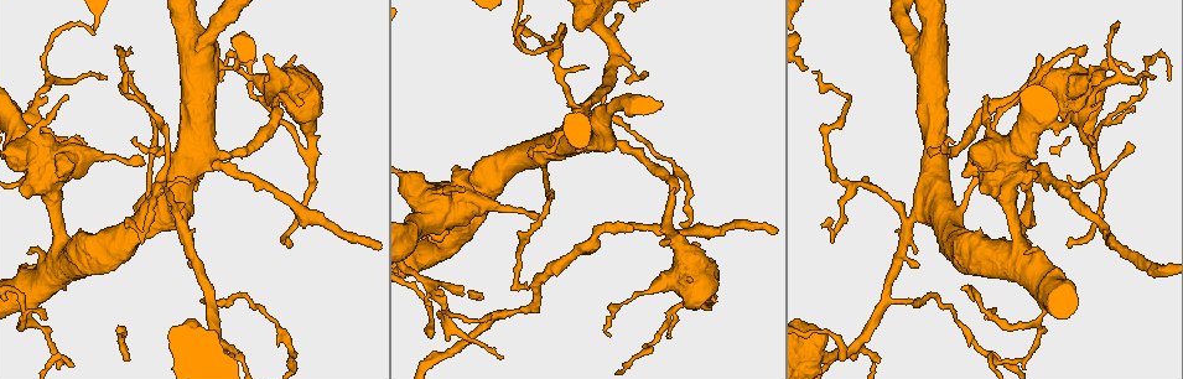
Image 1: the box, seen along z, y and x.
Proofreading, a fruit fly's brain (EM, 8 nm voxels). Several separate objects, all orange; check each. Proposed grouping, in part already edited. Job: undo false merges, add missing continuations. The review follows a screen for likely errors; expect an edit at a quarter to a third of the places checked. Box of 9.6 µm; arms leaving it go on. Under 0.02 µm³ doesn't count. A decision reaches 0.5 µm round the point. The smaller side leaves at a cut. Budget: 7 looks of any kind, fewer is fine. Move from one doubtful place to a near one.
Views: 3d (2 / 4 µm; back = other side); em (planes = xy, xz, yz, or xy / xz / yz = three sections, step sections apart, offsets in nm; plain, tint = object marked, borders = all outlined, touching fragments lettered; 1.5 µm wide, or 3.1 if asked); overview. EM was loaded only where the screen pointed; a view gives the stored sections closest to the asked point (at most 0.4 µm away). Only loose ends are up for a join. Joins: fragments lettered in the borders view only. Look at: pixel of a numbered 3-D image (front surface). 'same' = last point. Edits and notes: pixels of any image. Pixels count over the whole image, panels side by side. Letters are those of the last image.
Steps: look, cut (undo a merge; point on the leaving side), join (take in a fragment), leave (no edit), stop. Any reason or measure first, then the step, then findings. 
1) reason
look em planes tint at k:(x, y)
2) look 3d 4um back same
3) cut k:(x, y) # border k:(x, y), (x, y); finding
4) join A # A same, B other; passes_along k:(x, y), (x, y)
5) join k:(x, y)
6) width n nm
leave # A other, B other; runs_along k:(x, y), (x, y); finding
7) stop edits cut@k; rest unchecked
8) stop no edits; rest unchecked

thick turns thin
look em planes tint at 1:(918, 42)

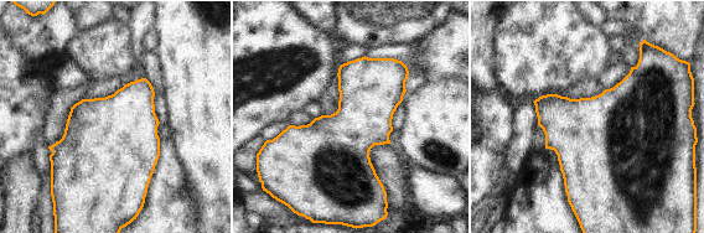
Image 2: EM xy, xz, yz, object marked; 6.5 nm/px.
look em planes borders same

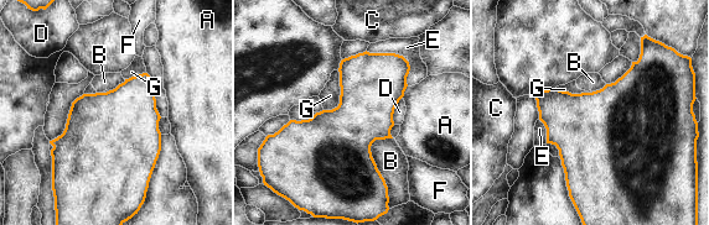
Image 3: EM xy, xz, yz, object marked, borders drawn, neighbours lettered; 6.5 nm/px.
leave # A other, B other, C other, D other, E other, F other, G other; continuous, no second neuron

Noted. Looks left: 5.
look em planes borders at 1:(490, 314)

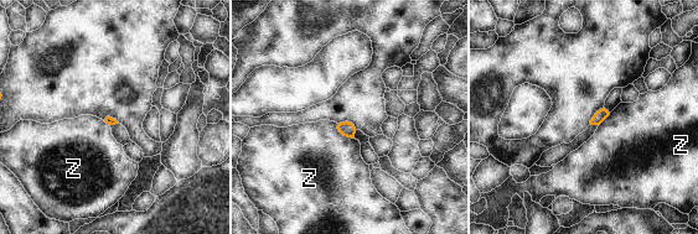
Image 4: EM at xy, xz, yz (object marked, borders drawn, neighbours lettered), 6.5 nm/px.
leave # Z other; border 4:(336, 125), (344, 135), (353, 139); none of them fits

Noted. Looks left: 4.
look em planes borders at 1:(188, 262)

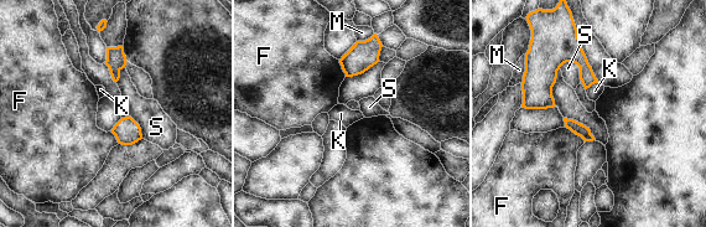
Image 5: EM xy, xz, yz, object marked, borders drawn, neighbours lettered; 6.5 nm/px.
longest_contact S 190 nm
join K # F other, K same, M other, S other; passes_along 5:(571, 51), (592, 83), (595, 91); it goes on there

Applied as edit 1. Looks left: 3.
stop edits join@5; rest unchecked

